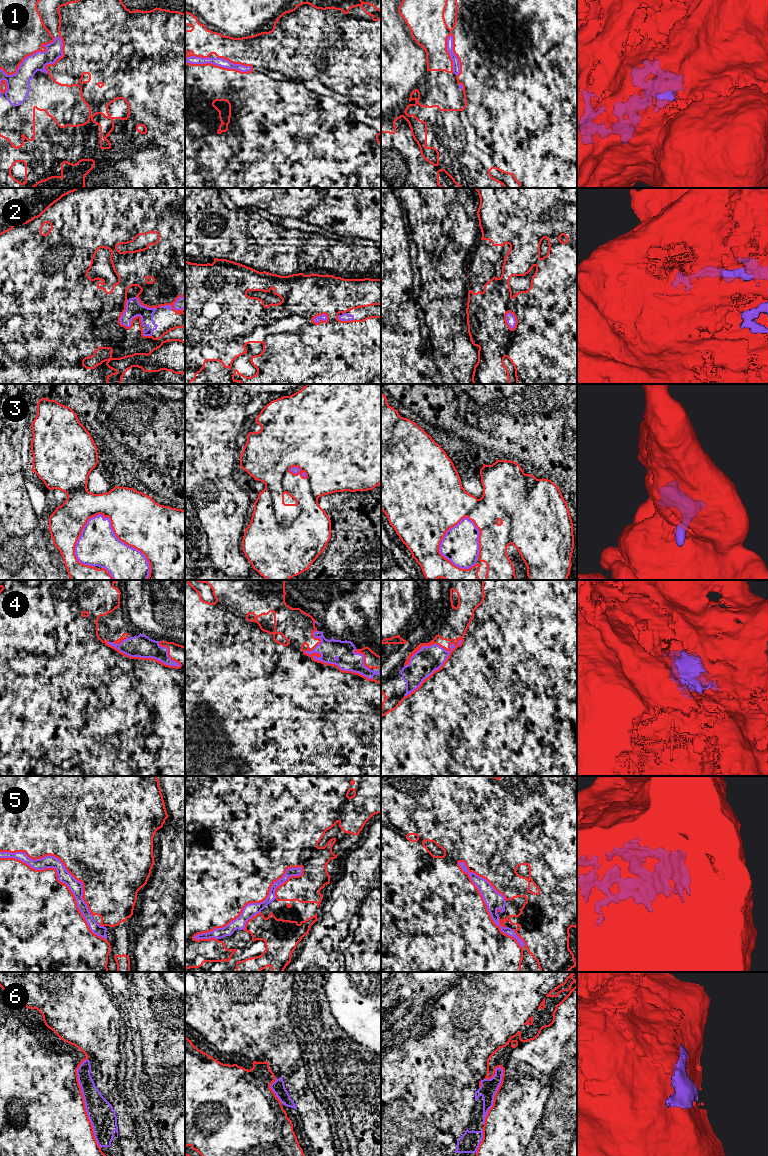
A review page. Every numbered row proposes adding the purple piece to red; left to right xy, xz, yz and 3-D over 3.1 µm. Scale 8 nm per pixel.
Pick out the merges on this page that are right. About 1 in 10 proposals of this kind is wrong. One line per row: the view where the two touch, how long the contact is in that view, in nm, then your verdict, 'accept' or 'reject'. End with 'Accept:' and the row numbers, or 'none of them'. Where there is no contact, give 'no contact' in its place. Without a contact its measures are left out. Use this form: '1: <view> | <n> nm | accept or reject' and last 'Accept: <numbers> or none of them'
1: xz | 550 nm | accept
2: xy | 240 nm | accept
3: xy | 700 nm | accept
4: yz | 650 nm | accept
5: xz | 1050 nm | accept
6: xy | 750 nm | accept
Accept: 1, 2, 3, 4, 5, 6

